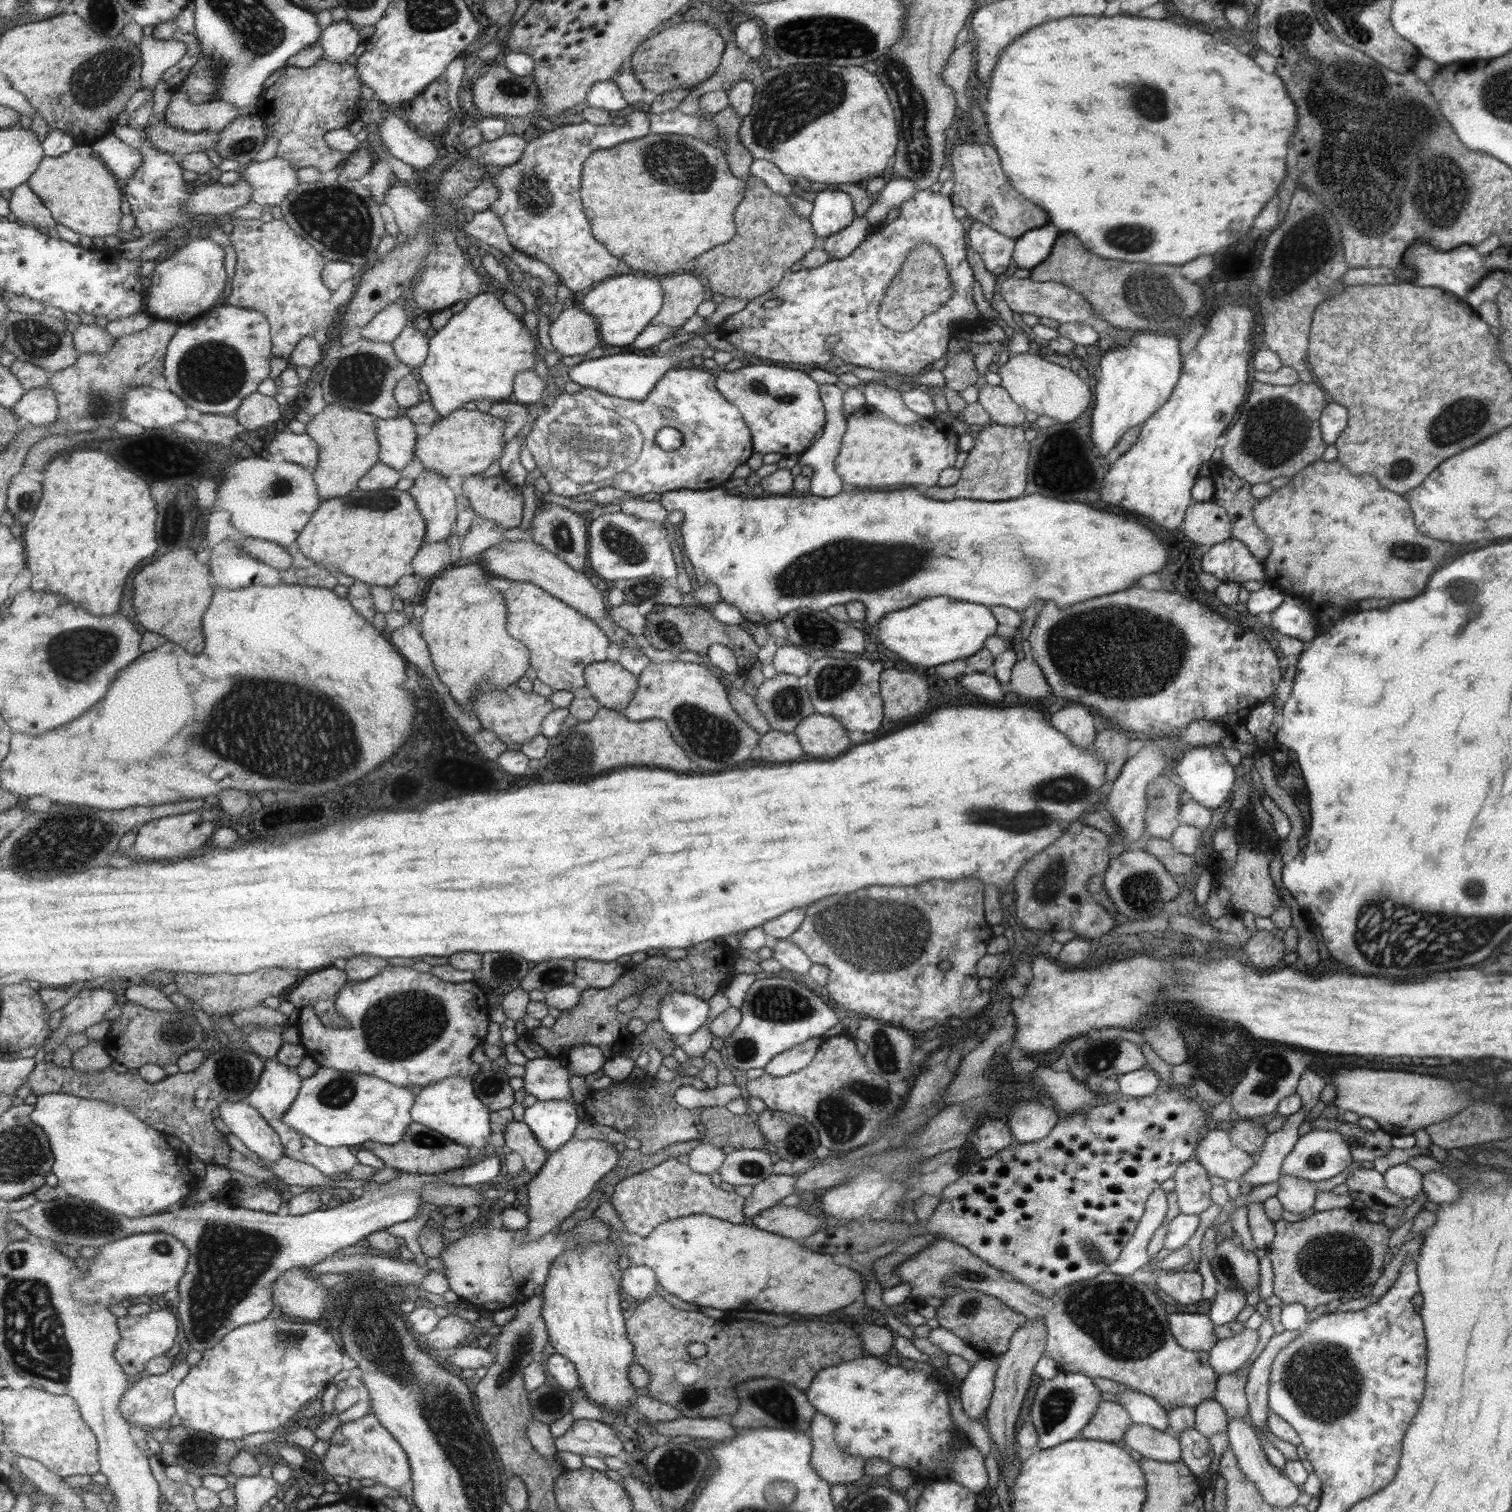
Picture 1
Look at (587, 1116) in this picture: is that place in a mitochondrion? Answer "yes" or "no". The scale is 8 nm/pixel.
no

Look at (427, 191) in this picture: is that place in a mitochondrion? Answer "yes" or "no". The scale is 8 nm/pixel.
no

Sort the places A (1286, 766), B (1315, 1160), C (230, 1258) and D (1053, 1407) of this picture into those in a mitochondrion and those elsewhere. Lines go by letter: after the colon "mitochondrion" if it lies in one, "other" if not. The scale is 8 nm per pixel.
A: other
B: mitochondrion
C: mitochondrion
D: mitochondrion

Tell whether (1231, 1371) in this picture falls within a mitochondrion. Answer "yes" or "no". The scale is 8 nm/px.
no

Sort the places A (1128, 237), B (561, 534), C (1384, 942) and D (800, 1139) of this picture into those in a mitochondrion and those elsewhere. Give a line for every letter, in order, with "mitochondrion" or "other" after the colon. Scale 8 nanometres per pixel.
A: mitochondrion
B: mitochondrion
C: mitochondrion
D: mitochondrion

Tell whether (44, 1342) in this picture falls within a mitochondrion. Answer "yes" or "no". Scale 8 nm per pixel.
yes

